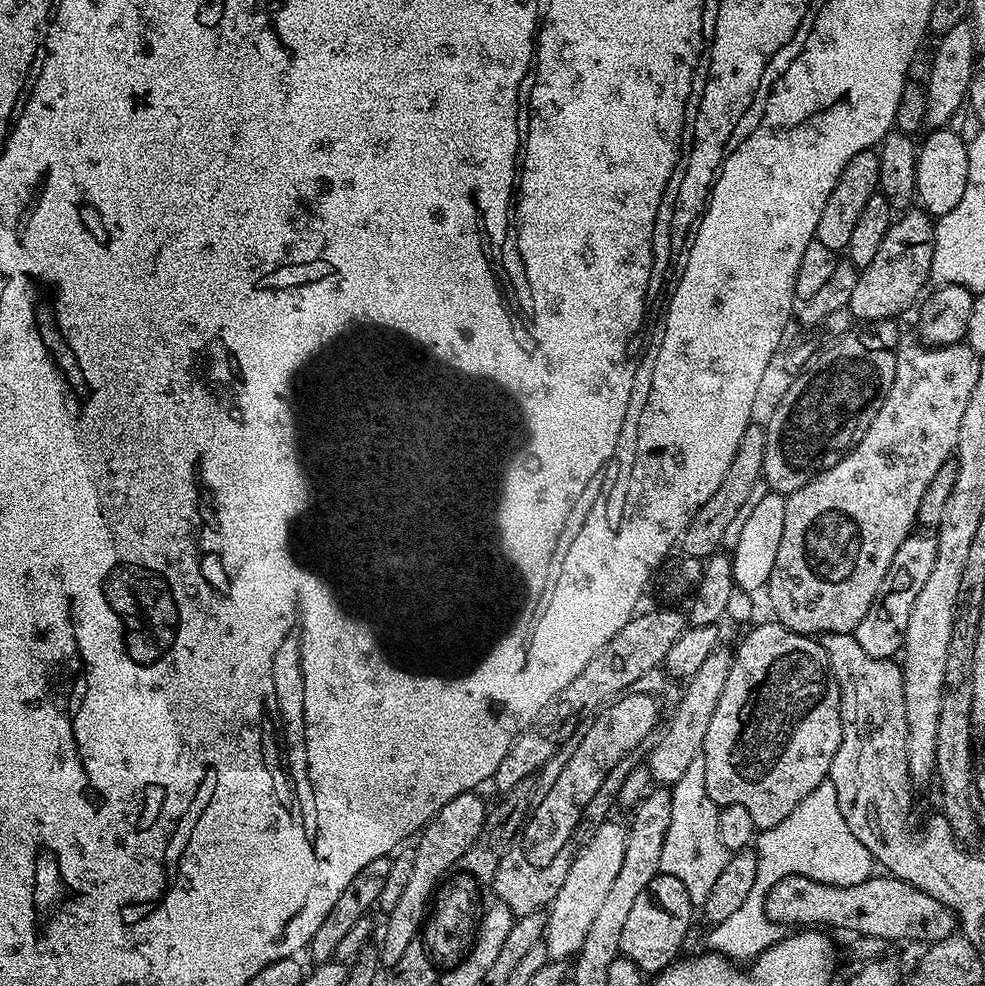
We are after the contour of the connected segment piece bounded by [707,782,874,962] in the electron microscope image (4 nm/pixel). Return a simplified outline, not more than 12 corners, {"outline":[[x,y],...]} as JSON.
{"outline":[[830,782],[754,848],[758,878],[707,947],[751,962],[781,939],[764,909],[788,876],[848,887],[874,872]]}

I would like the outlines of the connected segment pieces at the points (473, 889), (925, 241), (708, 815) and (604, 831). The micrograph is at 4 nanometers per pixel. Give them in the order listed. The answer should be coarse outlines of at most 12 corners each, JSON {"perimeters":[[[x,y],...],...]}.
{"perimeters":[[[445,879],[422,928],[435,967],[465,959],[480,921],[480,884]],[[893,219],[847,309],[891,320],[930,280],[936,220]],[[702,760],[671,787],[661,873],[702,906],[729,850]],[[610,818],[580,849],[549,904],[549,959],[579,952],[625,860]]]}

